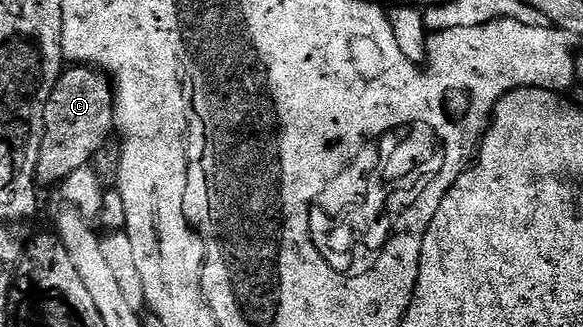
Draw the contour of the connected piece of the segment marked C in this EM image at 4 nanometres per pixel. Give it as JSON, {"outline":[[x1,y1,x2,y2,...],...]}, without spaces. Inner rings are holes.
{"outline":[[68,66,46,102,44,137,36,179,41,185,63,182,74,170,91,165,94,154,110,139,116,122,114,85,103,72,91,66]]}

